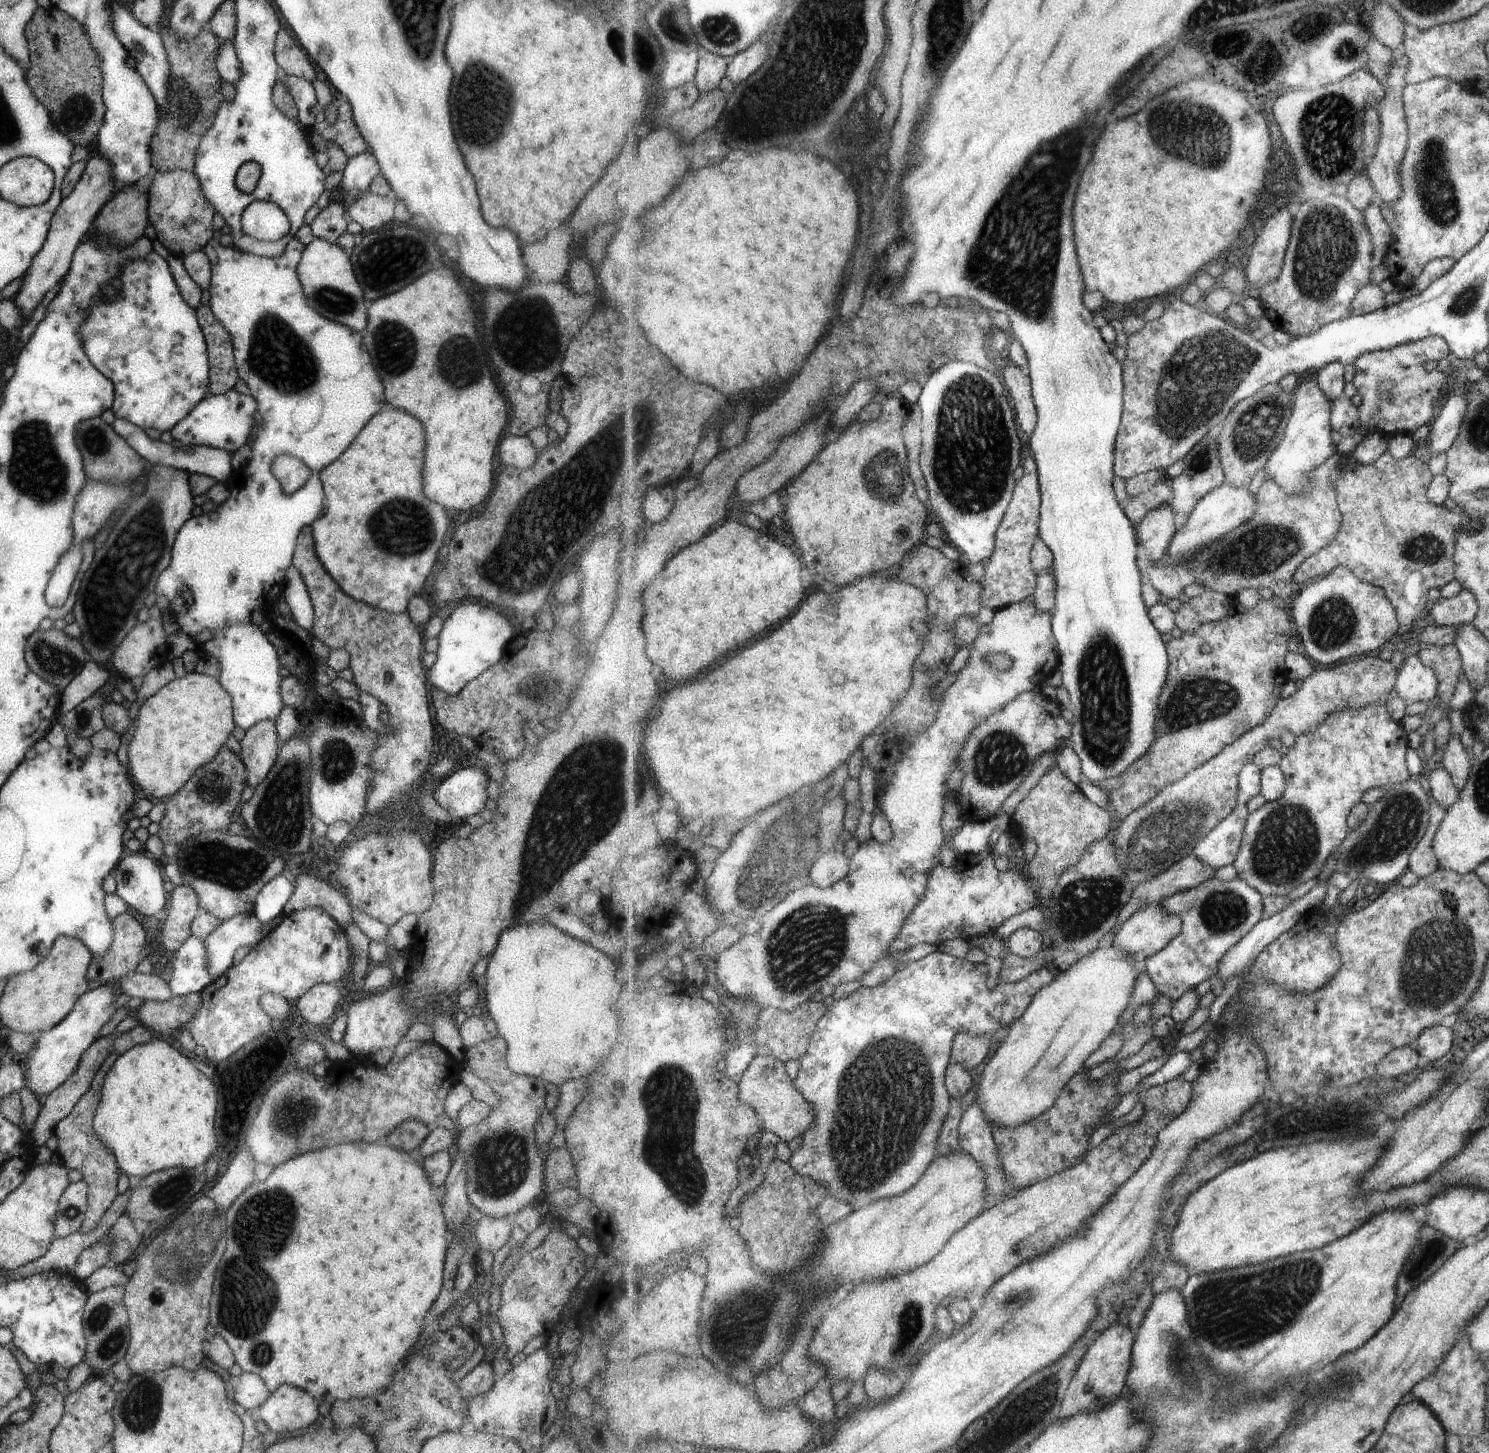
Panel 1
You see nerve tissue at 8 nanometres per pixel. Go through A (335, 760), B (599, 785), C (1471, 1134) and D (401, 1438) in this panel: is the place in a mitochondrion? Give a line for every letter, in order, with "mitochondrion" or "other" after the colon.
A: mitochondrion
B: mitochondrion
C: other
D: other

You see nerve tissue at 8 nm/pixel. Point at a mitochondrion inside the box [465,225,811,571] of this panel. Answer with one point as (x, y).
(526, 341)

